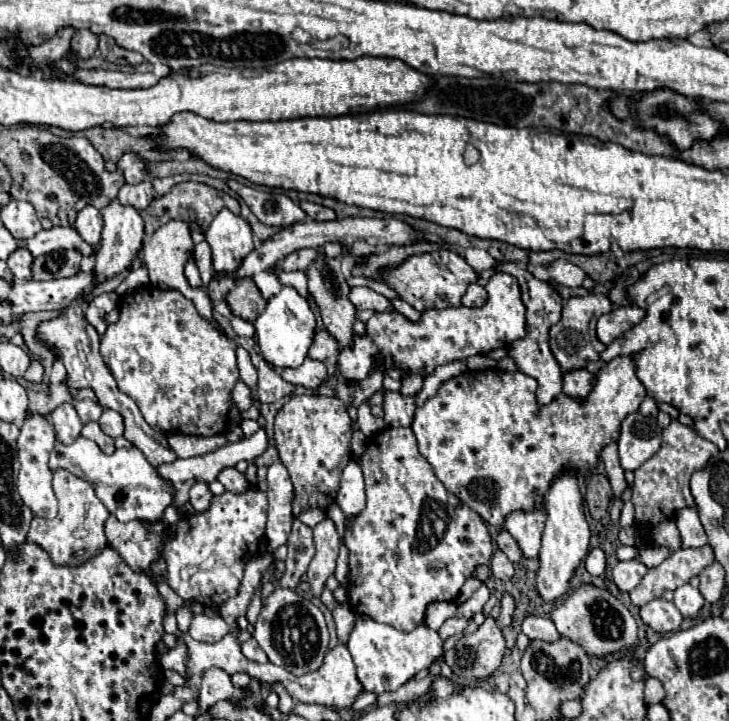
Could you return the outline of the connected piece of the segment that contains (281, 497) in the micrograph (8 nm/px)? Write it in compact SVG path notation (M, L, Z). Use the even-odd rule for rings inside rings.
M276 462L267 469L268 512L266 523L266 546L274 552L286 544L292 530L292 482L286 468Z

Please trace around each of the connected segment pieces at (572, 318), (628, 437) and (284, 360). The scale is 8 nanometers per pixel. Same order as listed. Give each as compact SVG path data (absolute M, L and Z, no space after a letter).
M606 294L576 296L576 298L570 298L564 304L560 322L550 328L550 350L552 350L554 358L558 360L564 374L572 372L572 370L578 370L578 368L586 368L588 362L600 360L600 352L606 346L596 338L594 320L598 320L598 316L602 316L602 314L608 314L610 310L612 310L612 302Z
M628 414L622 420L620 426L620 438L618 438L618 454L624 470L638 470L654 452L658 452L662 444L662 428L656 424L656 418L652 416L642 416L642 414Z
M282 286L282 290L266 302L266 308L256 318L254 326L256 326L256 342L260 346L260 354L270 366L298 368L304 362L308 348L314 342L316 316L310 308L308 298L300 296L294 286Z

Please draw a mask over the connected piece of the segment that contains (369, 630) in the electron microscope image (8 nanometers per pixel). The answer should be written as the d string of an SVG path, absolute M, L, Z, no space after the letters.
M356 614L354 628L350 632L348 650L354 658L358 680L362 680L364 690L380 694L394 692L408 680L412 680L420 670L430 668L434 660L442 656L442 638L436 630L426 628L426 624L416 626L412 632L400 632L388 624L380 624L370 616Z

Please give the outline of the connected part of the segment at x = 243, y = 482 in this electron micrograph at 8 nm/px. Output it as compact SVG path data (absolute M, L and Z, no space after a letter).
M226 468L220 472L220 482L224 484L224 488L228 492L234 492L234 494L242 494L250 488L250 482L244 478L244 474L240 474L238 470L234 468Z

